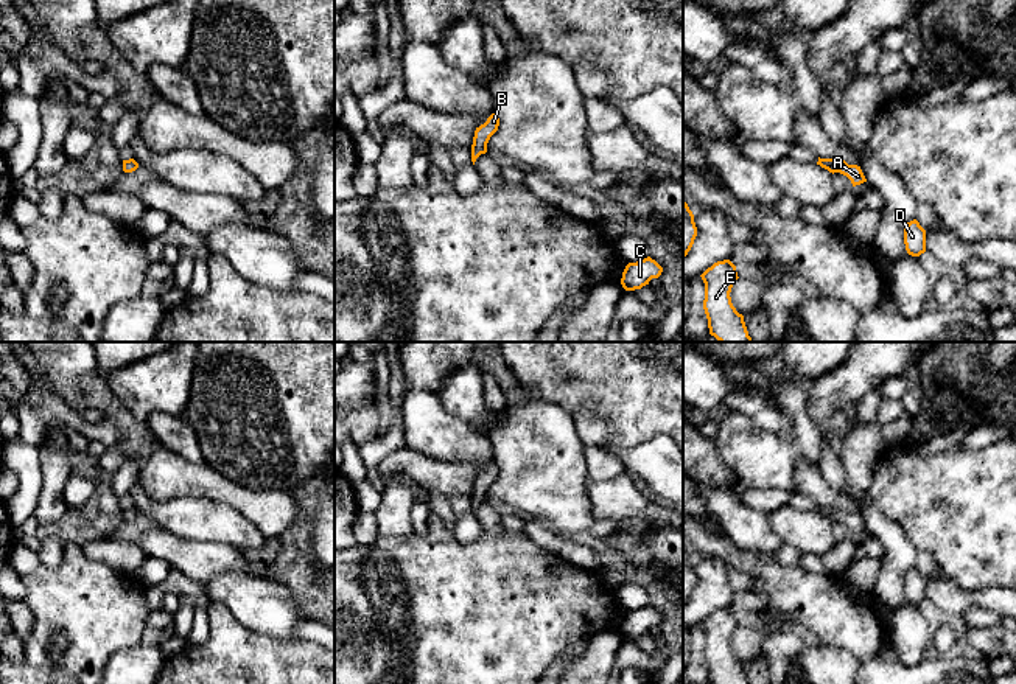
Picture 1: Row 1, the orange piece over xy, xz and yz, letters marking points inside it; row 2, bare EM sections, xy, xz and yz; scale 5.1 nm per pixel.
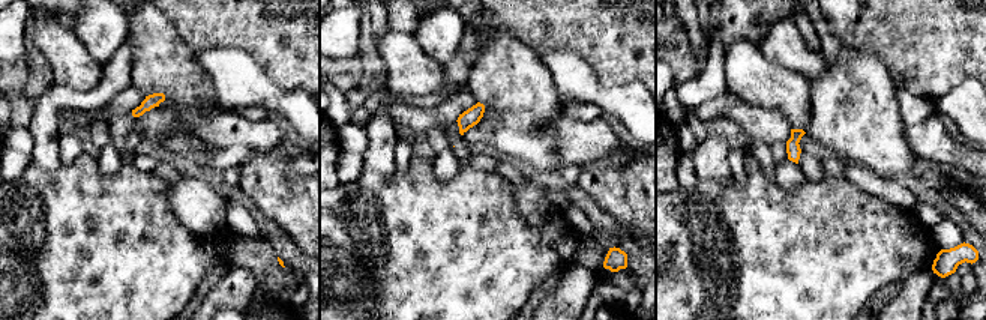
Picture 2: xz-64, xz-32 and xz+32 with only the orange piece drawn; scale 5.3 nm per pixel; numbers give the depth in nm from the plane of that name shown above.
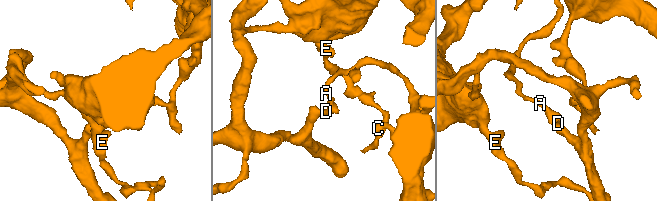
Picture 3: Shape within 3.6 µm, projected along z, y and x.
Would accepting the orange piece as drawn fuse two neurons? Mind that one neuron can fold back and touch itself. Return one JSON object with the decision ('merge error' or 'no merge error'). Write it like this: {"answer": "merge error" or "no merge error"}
{"answer": "merge error"}

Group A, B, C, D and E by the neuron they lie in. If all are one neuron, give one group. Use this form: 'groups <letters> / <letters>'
groups A D / B C E

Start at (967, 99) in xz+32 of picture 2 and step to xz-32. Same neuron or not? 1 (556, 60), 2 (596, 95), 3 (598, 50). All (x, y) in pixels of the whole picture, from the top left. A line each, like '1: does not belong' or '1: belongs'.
1: belongs
2: belongs
3: does not belong

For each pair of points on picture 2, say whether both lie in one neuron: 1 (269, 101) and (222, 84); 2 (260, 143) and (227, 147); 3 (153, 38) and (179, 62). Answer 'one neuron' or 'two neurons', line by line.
1: one neuron
2: one neuron
3: one neuron

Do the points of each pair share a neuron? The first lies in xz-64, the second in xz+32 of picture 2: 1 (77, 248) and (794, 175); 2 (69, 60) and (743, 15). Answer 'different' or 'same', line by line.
1: different
2: different

